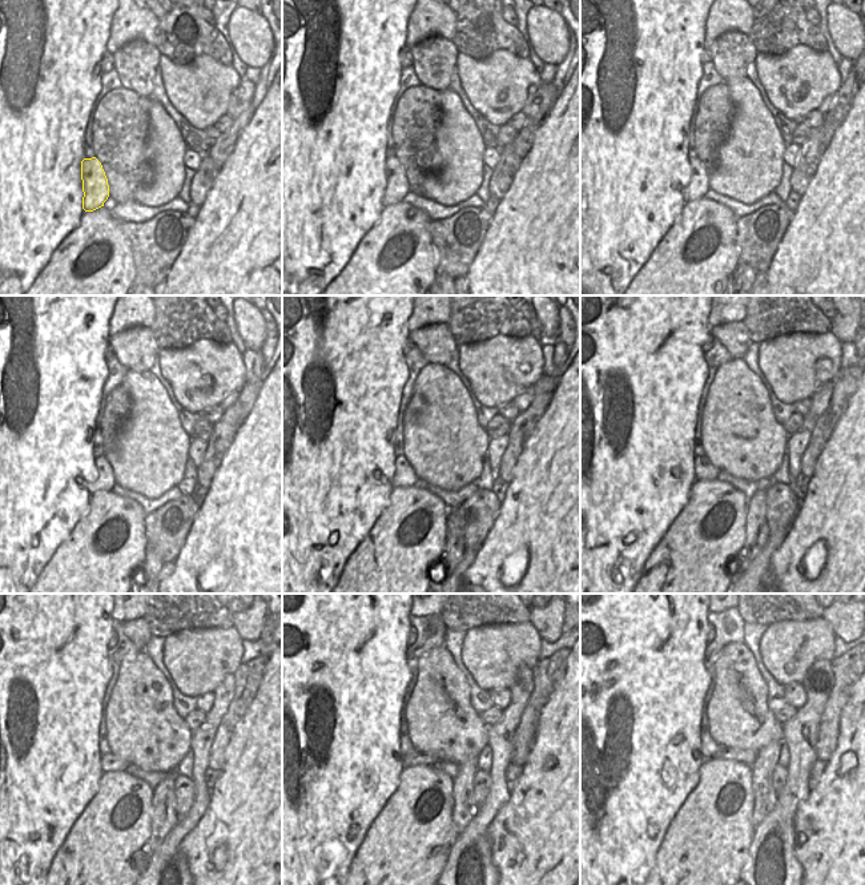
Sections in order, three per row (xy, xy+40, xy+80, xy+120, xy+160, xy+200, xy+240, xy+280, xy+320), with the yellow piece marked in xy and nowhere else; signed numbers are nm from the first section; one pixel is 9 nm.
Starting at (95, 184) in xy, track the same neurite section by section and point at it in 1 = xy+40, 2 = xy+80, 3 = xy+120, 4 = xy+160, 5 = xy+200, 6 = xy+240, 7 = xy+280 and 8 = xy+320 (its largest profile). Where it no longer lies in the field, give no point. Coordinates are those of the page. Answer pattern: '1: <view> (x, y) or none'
1: xy+40 (397, 186)
2: xy+80 (699, 185)
3: xy+120 (105, 477)
4: xy+160 (405, 475)
5: xy+200 (704, 470)
6: xy+240 (109, 763)
7: xy+280 (413, 759)
8: xy+320 (745, 756)

